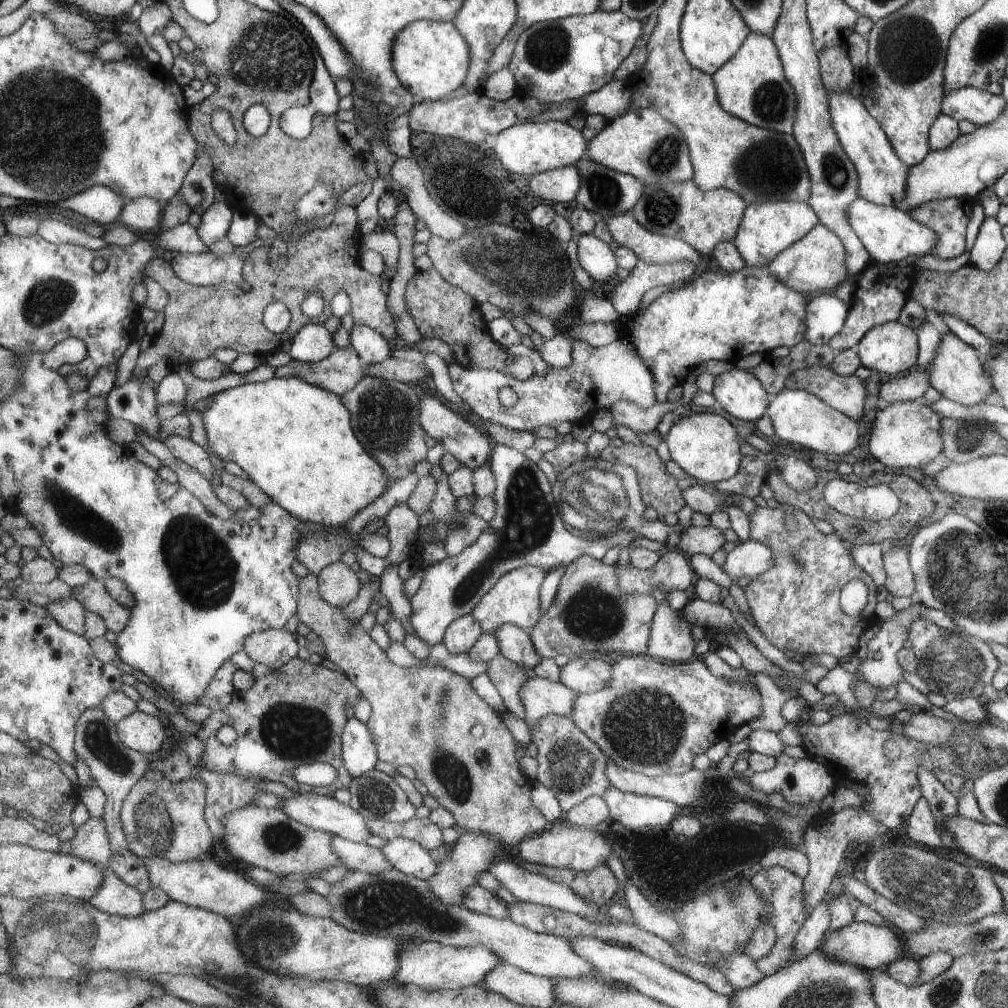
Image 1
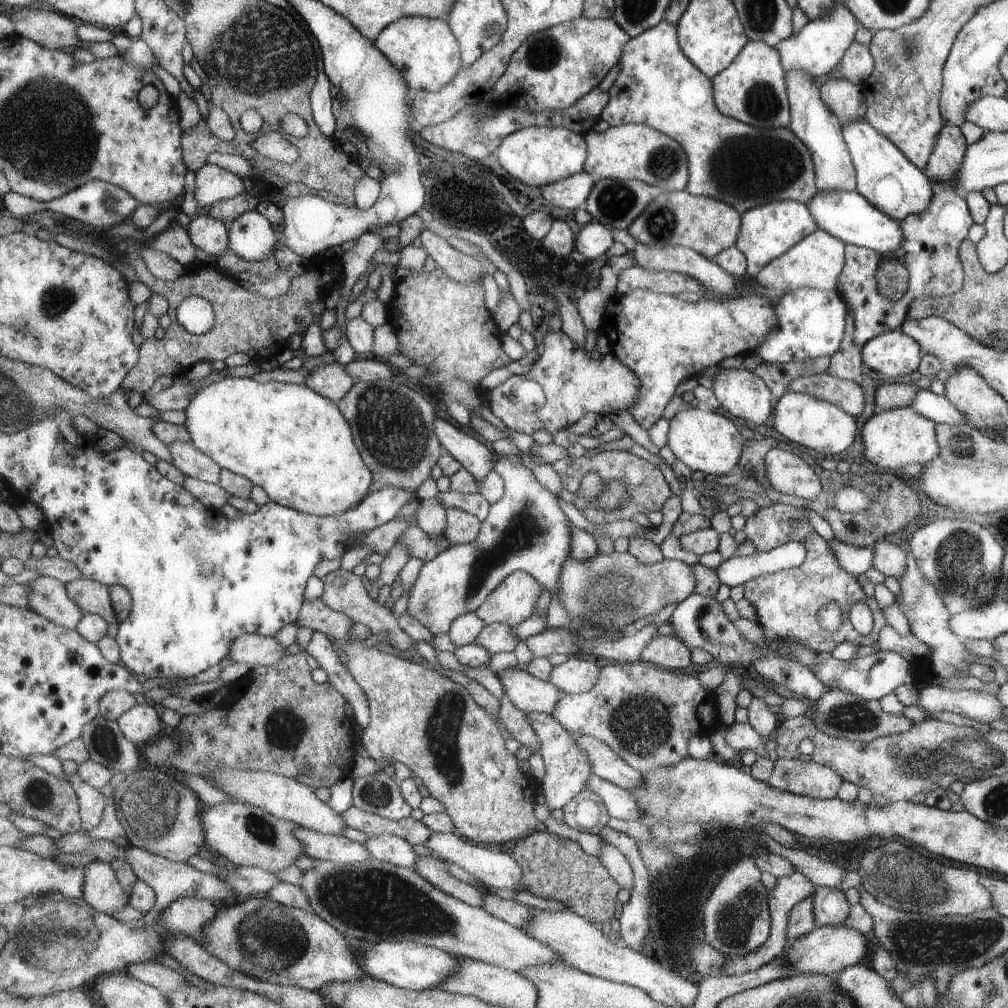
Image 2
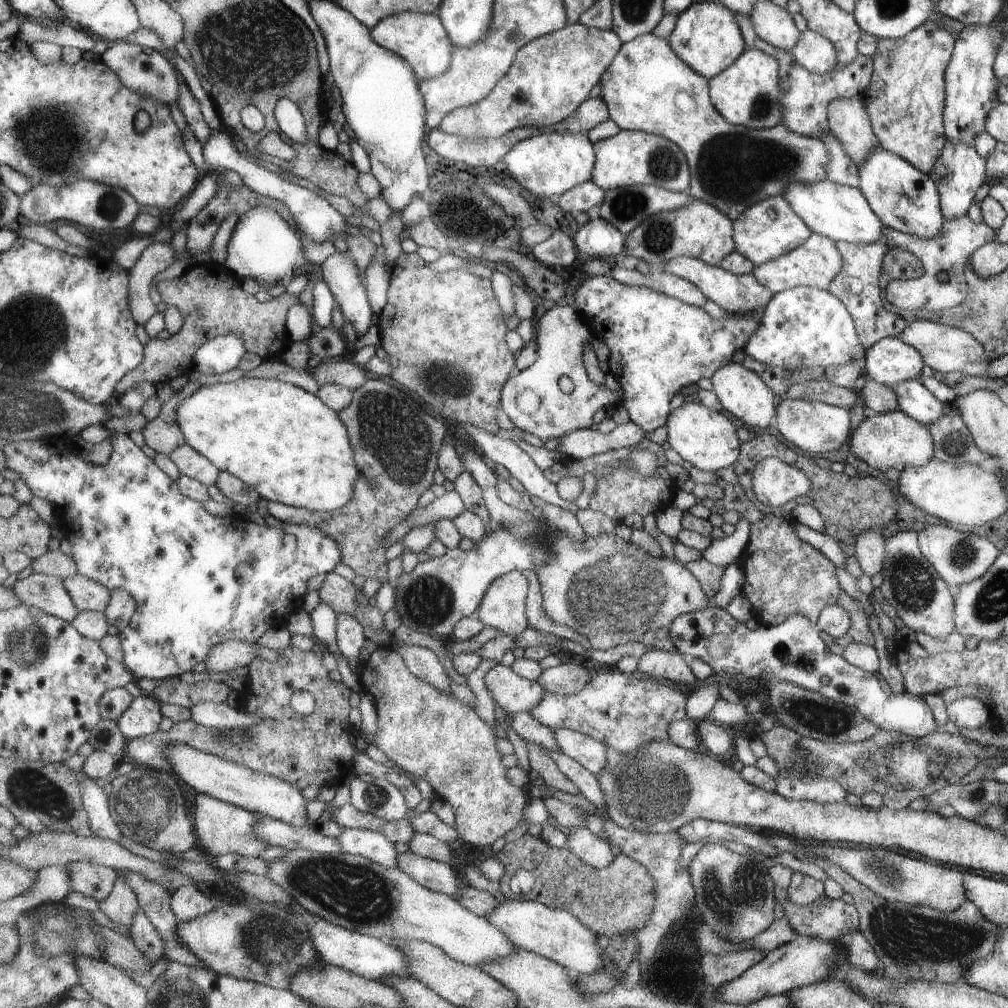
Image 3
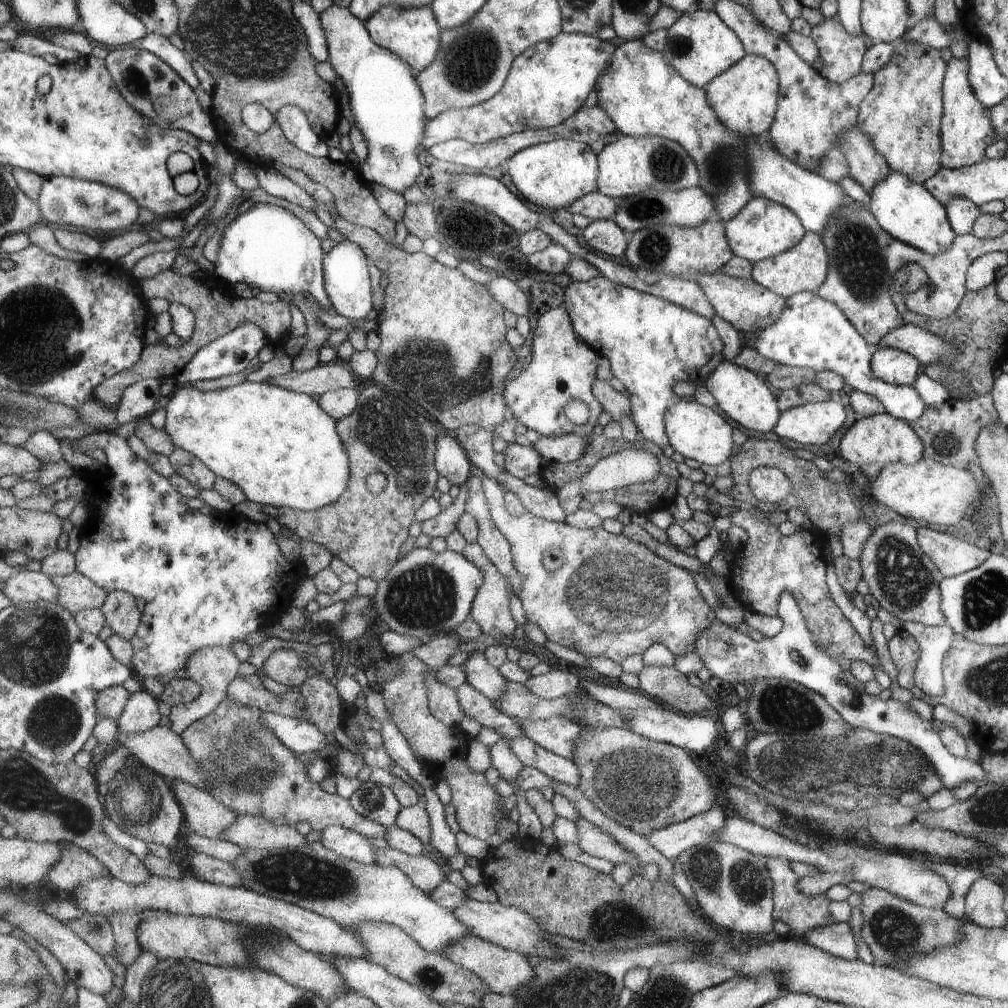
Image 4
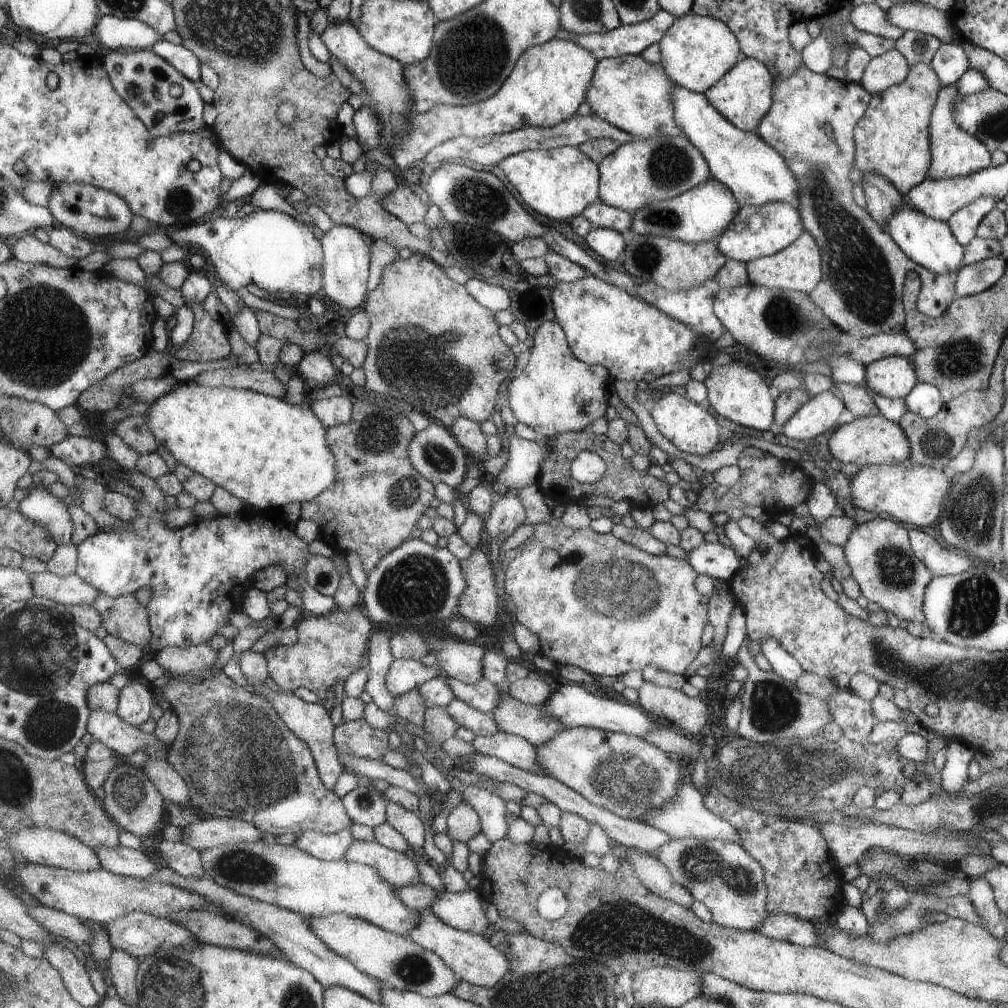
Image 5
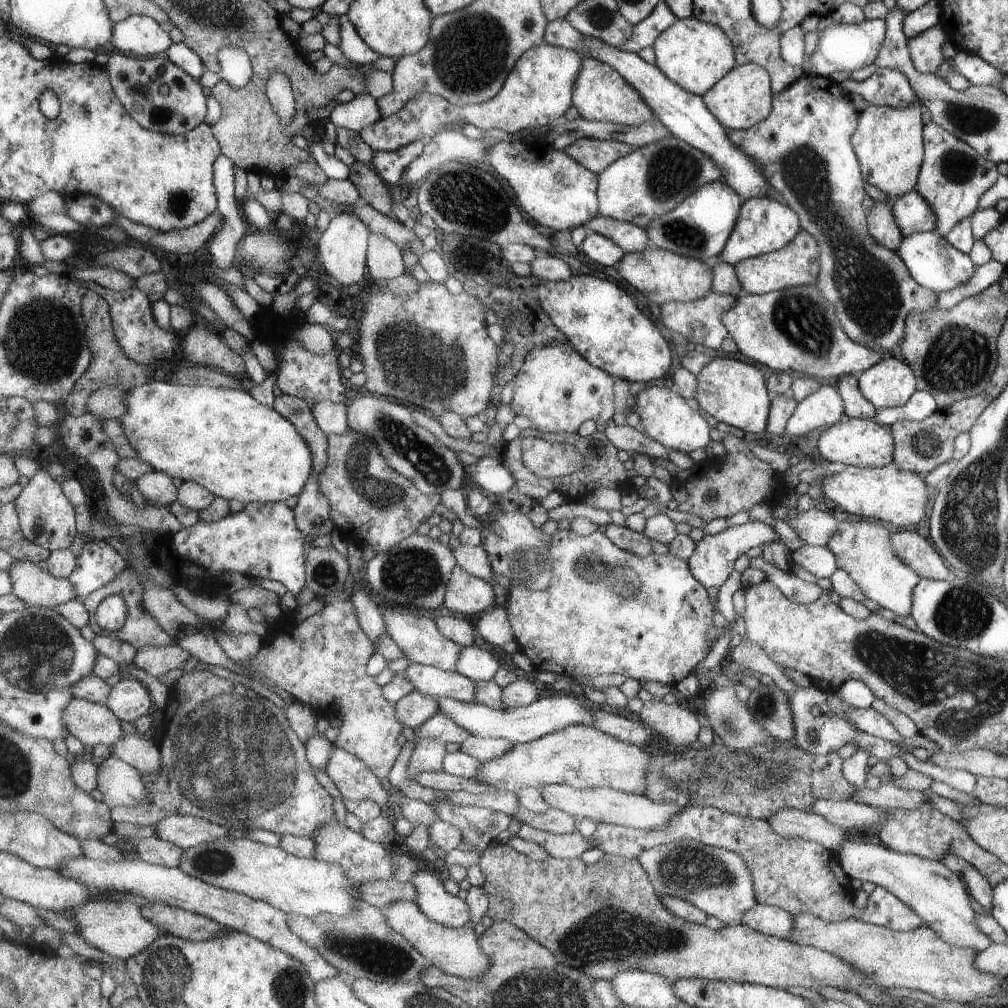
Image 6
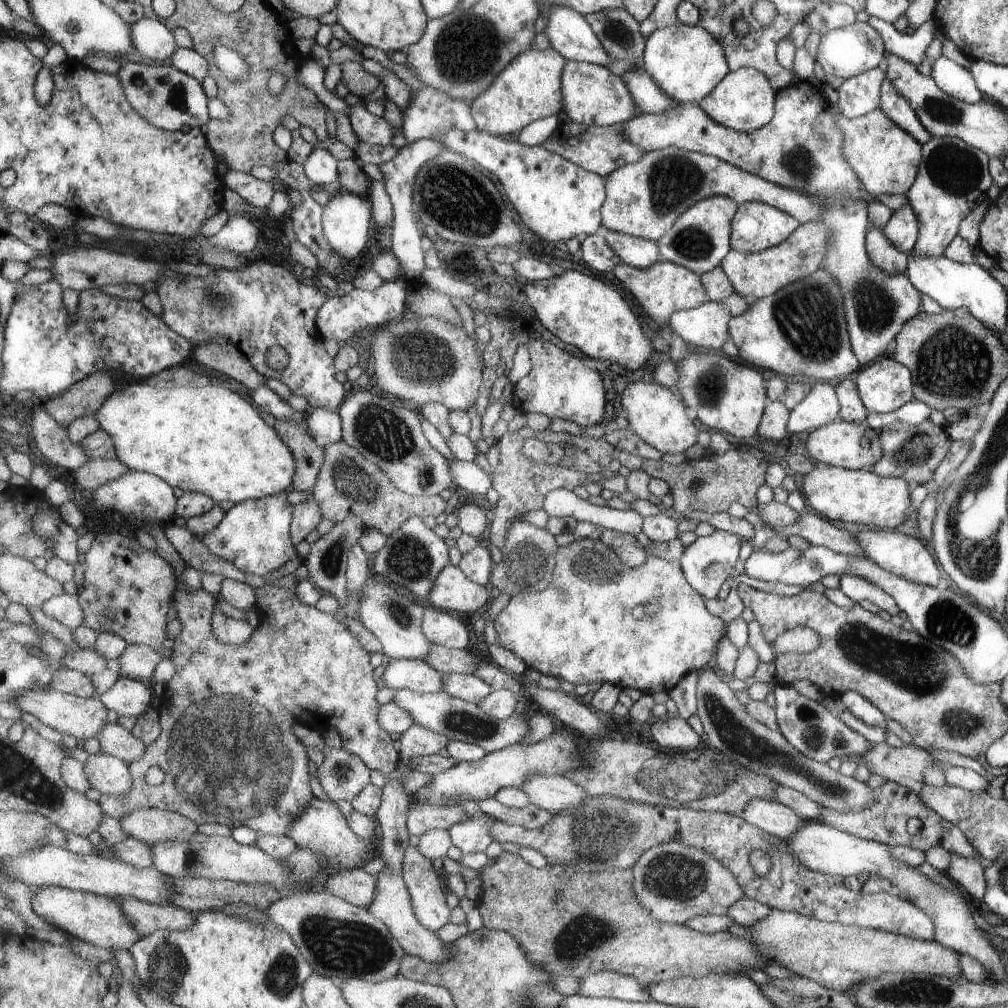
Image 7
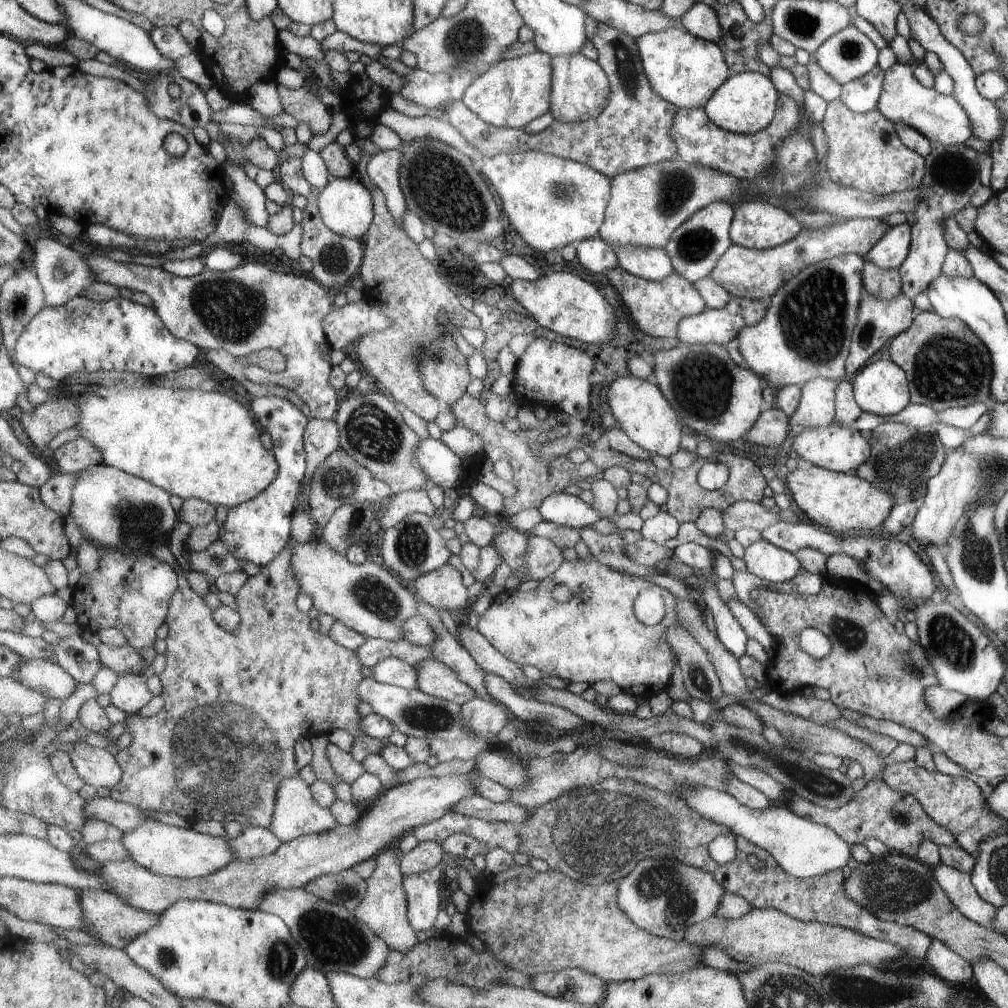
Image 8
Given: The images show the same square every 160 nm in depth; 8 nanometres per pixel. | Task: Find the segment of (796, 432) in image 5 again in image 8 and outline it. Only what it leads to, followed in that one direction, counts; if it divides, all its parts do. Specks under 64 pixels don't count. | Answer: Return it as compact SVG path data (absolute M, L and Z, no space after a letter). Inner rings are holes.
M815 377L800 385L802 396L798 400L797 410L788 417L789 426L813 428L832 423L835 392L839 383L839 380Z

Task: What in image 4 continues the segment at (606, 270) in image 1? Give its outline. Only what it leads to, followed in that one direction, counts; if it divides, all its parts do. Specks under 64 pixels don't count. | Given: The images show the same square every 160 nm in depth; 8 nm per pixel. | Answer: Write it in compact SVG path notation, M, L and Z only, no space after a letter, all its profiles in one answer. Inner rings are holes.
M612 219L593 221L583 232L589 248L609 254L609 256L621 256L626 252L626 244L629 242L628 234L619 228Z

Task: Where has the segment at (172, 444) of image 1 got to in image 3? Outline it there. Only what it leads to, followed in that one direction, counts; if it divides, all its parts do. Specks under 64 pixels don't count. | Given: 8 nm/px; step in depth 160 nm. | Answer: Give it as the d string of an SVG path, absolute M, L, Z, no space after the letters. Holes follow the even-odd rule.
M189 444L179 446L170 456L182 475L189 476L202 484L207 484L207 487L211 485L217 487L220 476L219 468L203 454L199 454L193 446Z

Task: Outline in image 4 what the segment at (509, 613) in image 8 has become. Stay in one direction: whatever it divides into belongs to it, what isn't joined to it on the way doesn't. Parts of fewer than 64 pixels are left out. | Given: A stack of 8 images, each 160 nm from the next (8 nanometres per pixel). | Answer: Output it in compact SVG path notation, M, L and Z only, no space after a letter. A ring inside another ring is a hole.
M483 473L483 486L485 488L485 494L489 500L490 512L493 516L493 521L495 522L497 529L503 532L503 535L509 540L512 545L513 550L513 561L515 562L515 568L525 576L525 582L523 582L523 588L521 588L521 594L518 594L518 598L521 600L523 608L526 612L526 620L529 623L536 624L543 631L547 640L553 641L563 647L568 647L577 650L584 656L603 656L605 658L611 659L617 664L620 664L622 660L627 658L627 656L633 656L634 654L641 655L651 644L662 644L671 652L674 657L683 656L683 654L691 653L693 651L693 644L695 644L695 638L701 630L705 630L711 622L715 619L714 612L707 605L705 600L703 600L699 590L691 578L691 574L683 568L669 564L662 557L656 556L653 552L650 552L645 546L629 540L621 534L611 534L604 530L603 528L593 528L593 529L579 529L571 524L566 524L564 522L549 521L540 517L535 516L532 513L521 514L521 516L513 516L509 510L507 510L507 504L505 503L506 490L504 487L493 480L491 476L487 476ZM549 548L559 548L565 556L565 562L559 570L547 570L545 564L543 564L543 554L545 550Z

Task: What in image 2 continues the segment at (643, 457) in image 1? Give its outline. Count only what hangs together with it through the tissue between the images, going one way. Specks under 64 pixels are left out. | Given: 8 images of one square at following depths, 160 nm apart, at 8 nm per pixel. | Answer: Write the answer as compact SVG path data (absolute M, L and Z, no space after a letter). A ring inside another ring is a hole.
M599 450L597 456L581 458L581 460L579 458L577 460L563 458L555 462L555 471L560 476L563 476L563 486L567 486L567 490L571 490L573 494L576 494L580 488L579 480L581 478L583 480L589 472L597 472L607 482L611 482L613 478L621 478L627 484L627 492L629 492L630 497L617 510L614 509L613 512L609 513L609 507L598 503L593 503L585 510L584 516L596 524L606 524L607 522L618 520L629 521L631 516L637 513L647 515L651 512L660 511L663 504L665 504L665 500L671 496L668 485L658 470L658 466L654 466L647 462L647 460L633 456L629 452L602 452L602 450Z

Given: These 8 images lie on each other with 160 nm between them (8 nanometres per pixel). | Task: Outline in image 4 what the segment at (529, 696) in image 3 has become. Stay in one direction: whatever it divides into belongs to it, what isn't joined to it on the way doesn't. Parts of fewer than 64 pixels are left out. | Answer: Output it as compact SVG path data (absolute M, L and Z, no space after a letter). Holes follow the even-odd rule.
M473 652L473 656L462 665L467 672L467 681L490 700L499 700L509 692L511 682L499 672L485 656L485 652Z

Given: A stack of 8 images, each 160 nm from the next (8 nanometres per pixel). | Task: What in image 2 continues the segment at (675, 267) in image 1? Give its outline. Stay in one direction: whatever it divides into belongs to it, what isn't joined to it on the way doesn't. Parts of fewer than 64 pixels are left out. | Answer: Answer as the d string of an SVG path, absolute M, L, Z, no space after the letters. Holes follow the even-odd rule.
M635 263L618 274L615 294L621 298L633 290L650 290L666 295L674 295L677 292L697 293L699 284L695 282L695 278L683 273L647 269Z

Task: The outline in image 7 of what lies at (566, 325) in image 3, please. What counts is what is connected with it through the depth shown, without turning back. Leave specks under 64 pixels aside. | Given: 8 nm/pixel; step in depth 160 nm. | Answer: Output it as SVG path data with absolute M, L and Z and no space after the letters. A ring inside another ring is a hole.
M533 340L527 345L534 368L516 386L518 410L541 413L552 420L560 418L572 421L583 428L601 424L607 408L607 389L598 368L587 368L579 356L569 354L563 348L547 343L547 340Z

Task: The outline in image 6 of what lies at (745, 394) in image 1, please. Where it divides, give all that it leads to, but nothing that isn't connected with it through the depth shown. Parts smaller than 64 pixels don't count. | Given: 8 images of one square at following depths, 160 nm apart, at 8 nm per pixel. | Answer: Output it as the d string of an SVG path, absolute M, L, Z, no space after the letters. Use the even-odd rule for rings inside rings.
M714 357L694 375L696 387L692 400L701 410L713 416L717 422L725 422L743 432L755 434L766 429L769 414L768 390L765 390L763 374L755 366L733 358Z

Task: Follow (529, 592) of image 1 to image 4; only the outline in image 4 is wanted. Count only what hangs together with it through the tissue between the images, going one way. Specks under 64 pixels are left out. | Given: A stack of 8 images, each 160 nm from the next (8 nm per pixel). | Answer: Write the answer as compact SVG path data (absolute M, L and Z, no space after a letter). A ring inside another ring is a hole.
M468 543L467 548L461 554L467 556L473 564L477 564L479 570L485 572L485 584L479 588L479 594L471 605L471 618L481 626L483 633L493 634L501 639L511 638L517 628L517 622L515 622L515 618L511 614L511 606L509 606L509 584L512 585L510 579L499 572L499 568L486 556L478 543Z

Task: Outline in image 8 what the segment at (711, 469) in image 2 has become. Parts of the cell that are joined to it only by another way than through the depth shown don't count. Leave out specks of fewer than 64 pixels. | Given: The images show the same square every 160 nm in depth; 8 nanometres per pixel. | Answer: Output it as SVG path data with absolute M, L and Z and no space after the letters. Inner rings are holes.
M631 374L617 377L608 387L607 404L617 426L627 438L649 454L668 458L679 449L681 430L677 424L677 413L666 401L666 397L650 380L640 379Z

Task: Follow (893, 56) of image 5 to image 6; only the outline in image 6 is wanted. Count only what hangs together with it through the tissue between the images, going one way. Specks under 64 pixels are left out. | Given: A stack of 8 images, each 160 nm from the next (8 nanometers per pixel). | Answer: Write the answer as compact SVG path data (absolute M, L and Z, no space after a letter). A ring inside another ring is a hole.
M879 67L878 70L868 78L853 82L846 77L841 83L837 84L843 93L859 93L869 105L877 105L880 107L891 107L892 109L899 109L906 105L915 105L914 92L909 86L907 77L895 69L888 69Z

